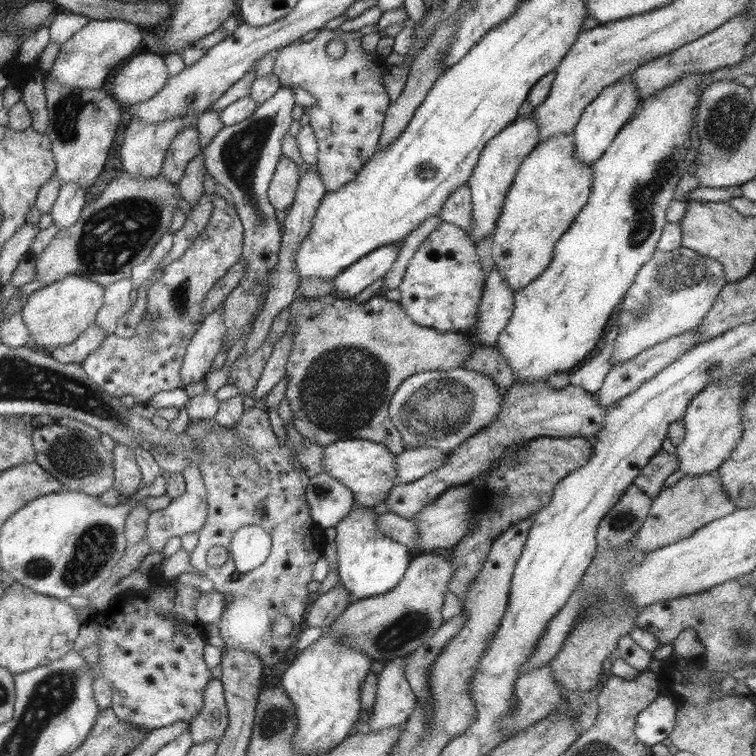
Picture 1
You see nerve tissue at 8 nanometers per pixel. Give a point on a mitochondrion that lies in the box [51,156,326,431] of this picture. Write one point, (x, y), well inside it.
(114, 235)

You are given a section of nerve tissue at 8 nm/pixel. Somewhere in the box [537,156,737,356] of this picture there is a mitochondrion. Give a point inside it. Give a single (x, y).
(680, 275)

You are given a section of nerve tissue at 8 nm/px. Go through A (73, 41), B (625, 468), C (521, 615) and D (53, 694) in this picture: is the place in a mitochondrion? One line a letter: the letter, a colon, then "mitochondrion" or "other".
A: other
B: other
C: other
D: mitochondrion

